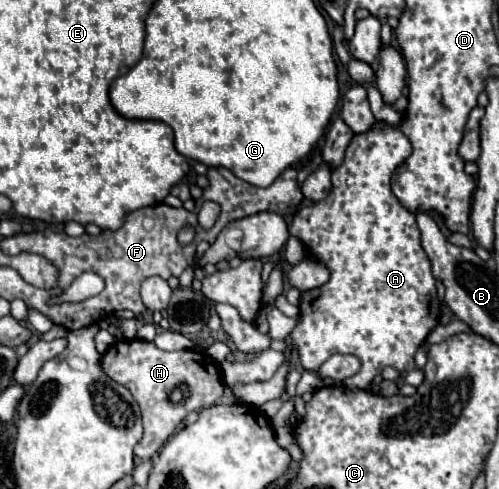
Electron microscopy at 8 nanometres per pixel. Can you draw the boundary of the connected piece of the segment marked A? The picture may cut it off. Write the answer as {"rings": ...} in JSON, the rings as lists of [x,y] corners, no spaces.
{"rings":[[[374,124],[370,132],[356,134],[346,148],[346,158],[332,170],[330,194],[314,206],[304,206],[292,220],[290,234],[306,244],[308,252],[330,270],[330,280],[300,296],[300,318],[290,338],[298,350],[304,370],[318,370],[332,354],[352,354],[360,358],[360,372],[346,382],[352,390],[366,390],[376,374],[386,366],[398,372],[414,370],[414,354],[426,336],[438,326],[442,304],[436,294],[432,264],[420,246],[420,230],[414,214],[406,210],[390,190],[394,170],[410,156],[412,146],[398,128]]]}

